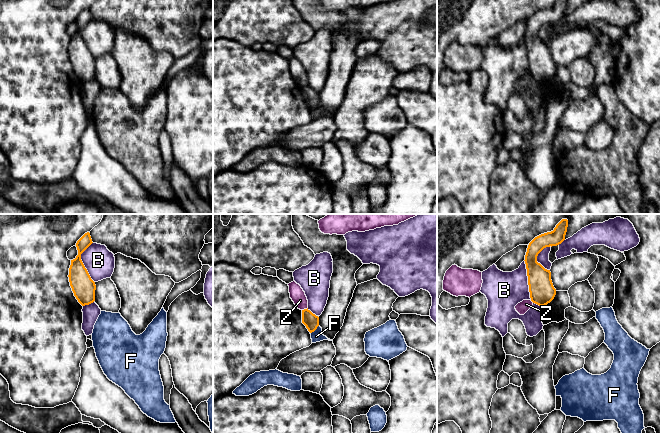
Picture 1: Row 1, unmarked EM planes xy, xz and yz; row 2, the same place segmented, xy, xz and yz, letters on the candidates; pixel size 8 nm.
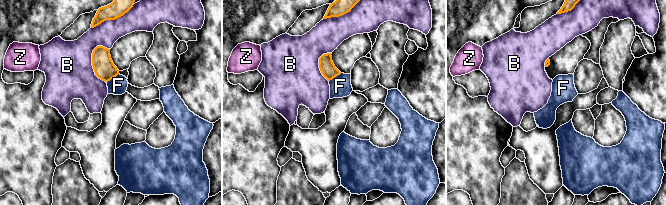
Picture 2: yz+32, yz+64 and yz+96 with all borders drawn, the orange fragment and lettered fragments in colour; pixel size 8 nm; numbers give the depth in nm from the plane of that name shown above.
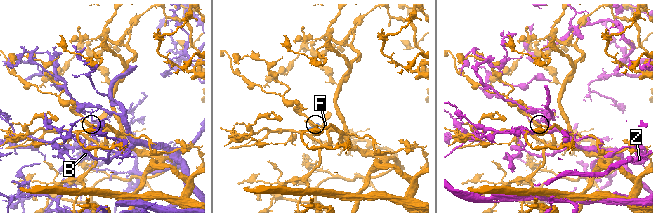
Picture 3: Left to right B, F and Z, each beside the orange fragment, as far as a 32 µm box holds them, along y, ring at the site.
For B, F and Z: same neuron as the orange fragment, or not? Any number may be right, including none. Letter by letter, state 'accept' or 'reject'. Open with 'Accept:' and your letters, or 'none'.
Accept: none
B: reject
F: reject
Z: reject

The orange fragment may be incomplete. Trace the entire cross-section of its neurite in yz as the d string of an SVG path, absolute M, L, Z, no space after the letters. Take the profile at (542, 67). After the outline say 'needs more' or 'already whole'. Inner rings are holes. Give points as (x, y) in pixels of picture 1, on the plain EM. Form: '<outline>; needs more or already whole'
M557 0L553 7L535 13L528 21L525 40L531 77L539 82L550 79L556 65L551 56L550 46L537 38L538 30L546 23L557 22L565 16L568 0Z; already whole

